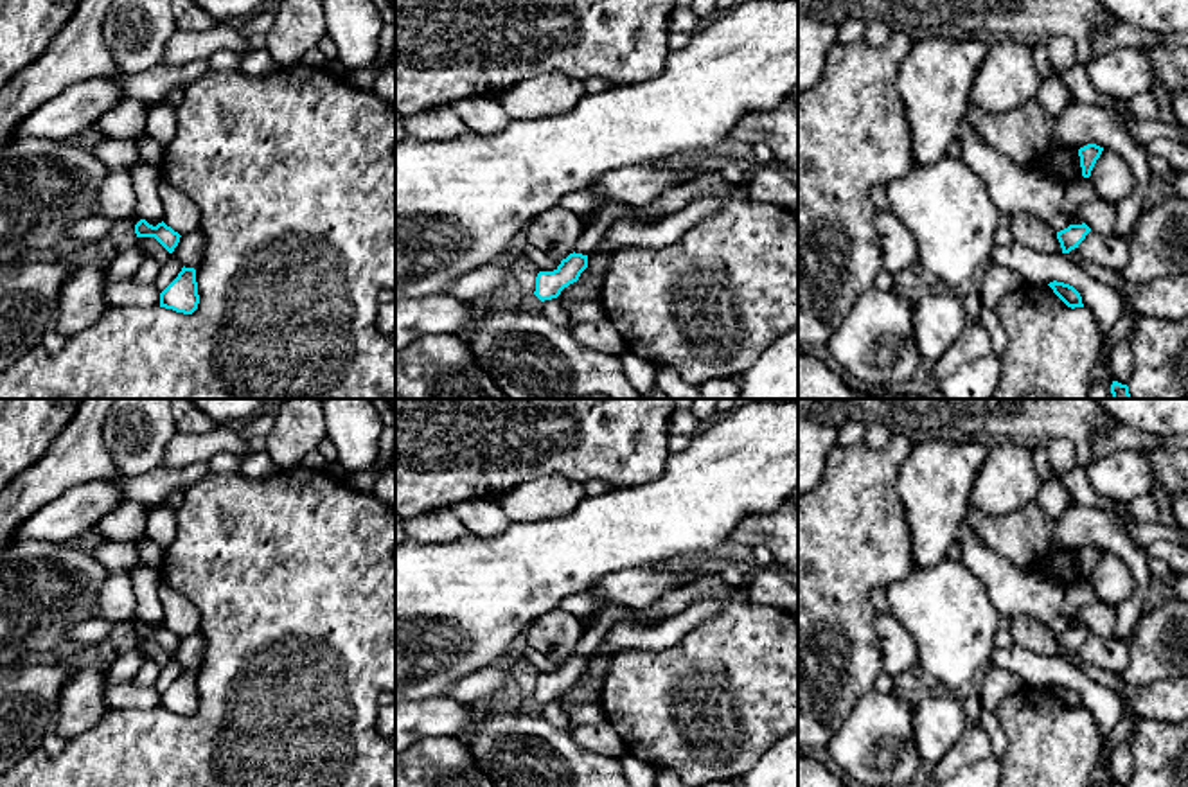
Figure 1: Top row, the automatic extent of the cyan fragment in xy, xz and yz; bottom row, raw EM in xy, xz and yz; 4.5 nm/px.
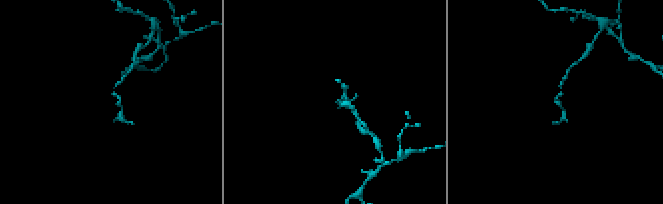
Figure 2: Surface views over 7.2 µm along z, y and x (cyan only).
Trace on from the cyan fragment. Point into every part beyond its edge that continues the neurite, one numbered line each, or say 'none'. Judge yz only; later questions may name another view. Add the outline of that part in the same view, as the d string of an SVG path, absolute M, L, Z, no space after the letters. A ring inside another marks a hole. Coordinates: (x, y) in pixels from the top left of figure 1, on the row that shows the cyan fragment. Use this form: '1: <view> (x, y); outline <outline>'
none

